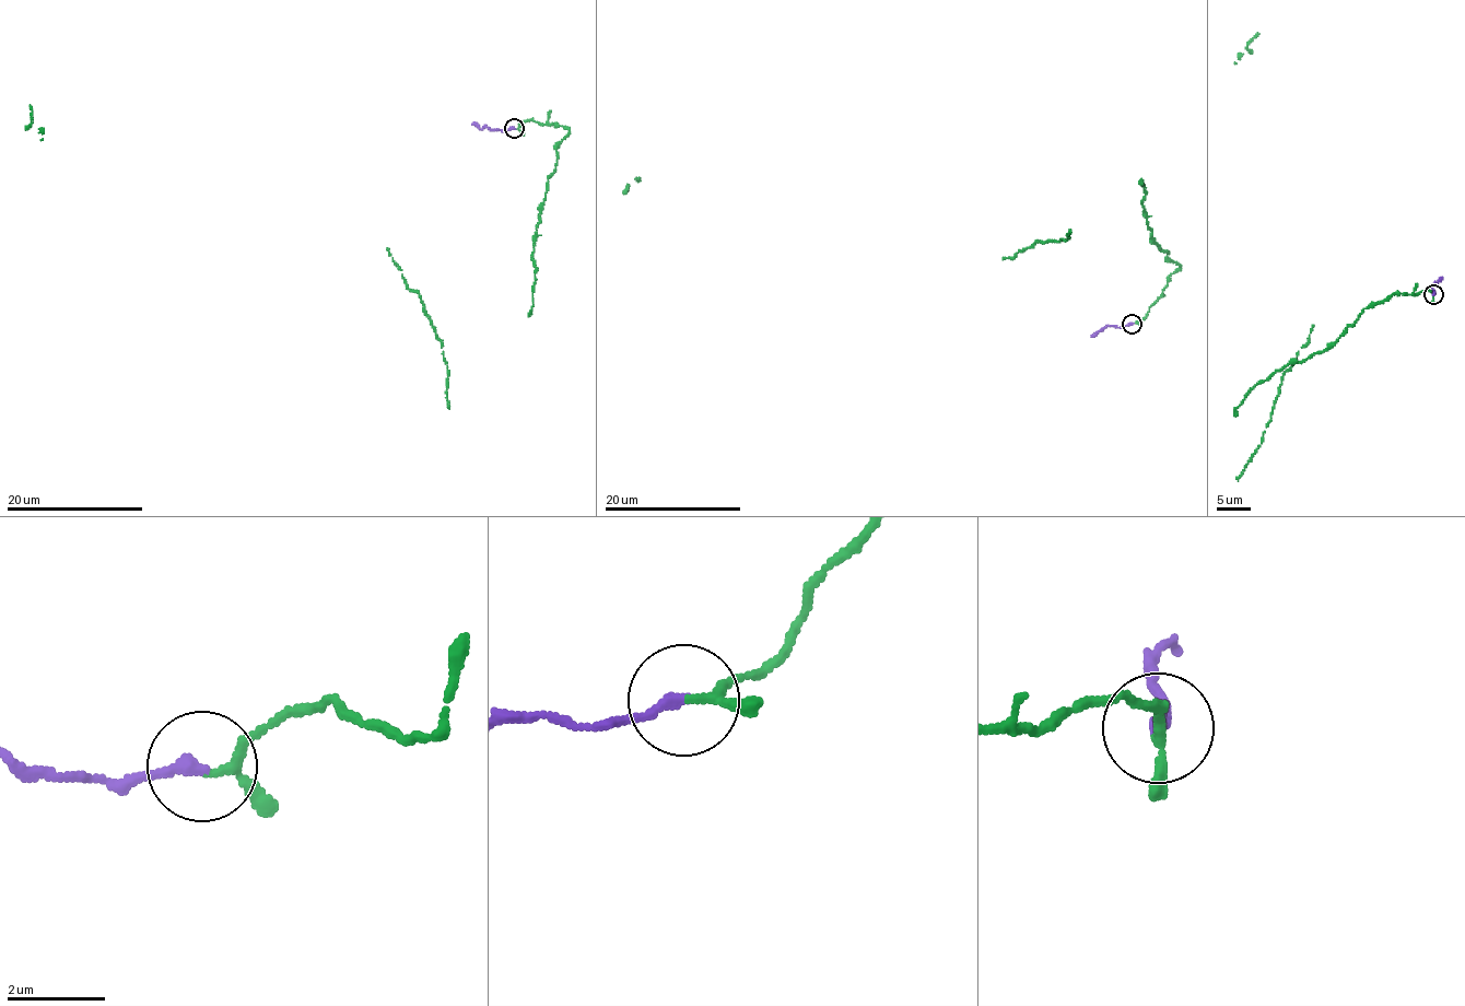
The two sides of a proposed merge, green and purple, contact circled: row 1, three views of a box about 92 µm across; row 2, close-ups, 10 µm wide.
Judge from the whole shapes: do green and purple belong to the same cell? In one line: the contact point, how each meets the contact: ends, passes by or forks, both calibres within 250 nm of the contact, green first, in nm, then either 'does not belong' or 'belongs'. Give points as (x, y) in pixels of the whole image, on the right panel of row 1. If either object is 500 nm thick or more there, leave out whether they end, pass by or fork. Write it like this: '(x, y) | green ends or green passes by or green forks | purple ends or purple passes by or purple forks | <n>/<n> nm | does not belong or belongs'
(1433, 294) | green passes by | purple ends | 140/240 nm | belongs

